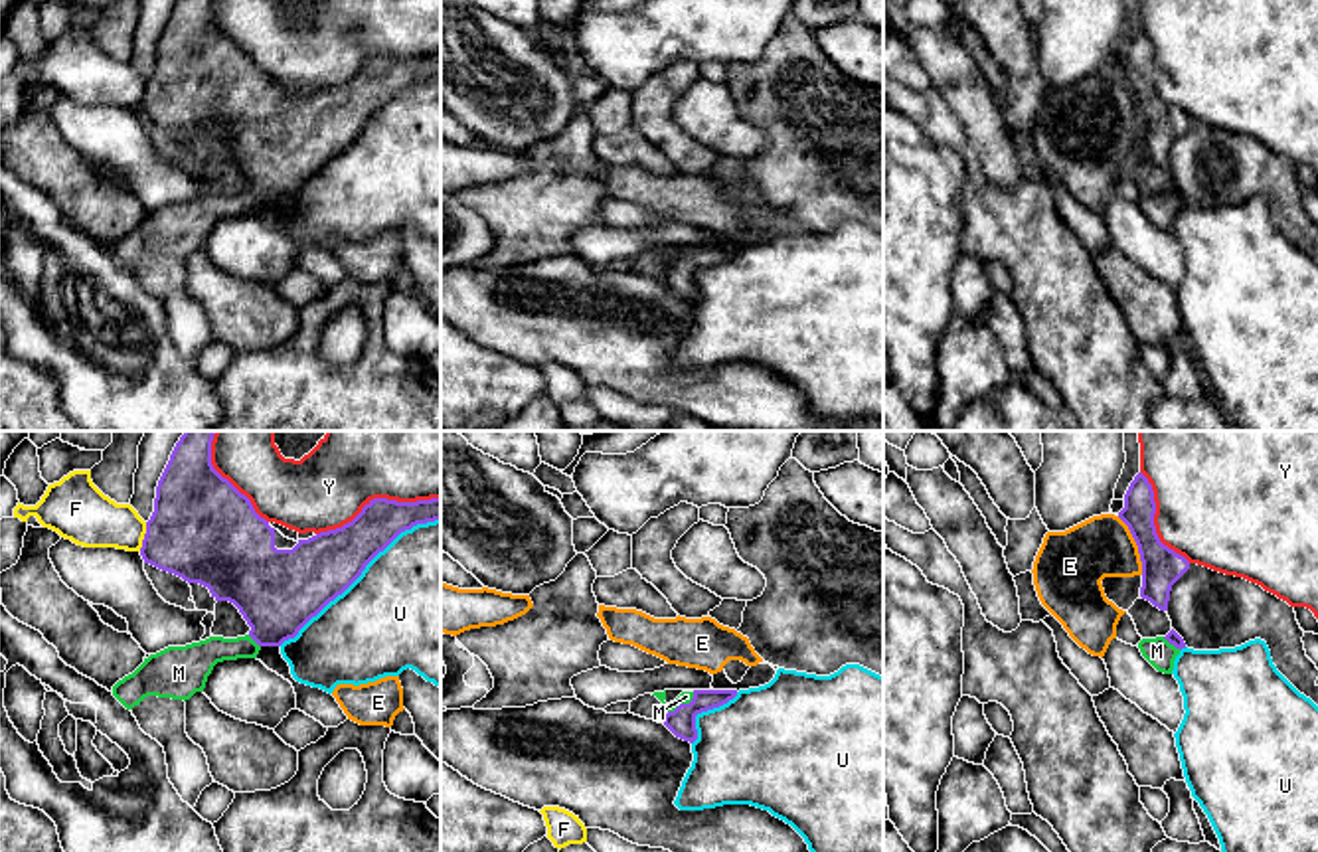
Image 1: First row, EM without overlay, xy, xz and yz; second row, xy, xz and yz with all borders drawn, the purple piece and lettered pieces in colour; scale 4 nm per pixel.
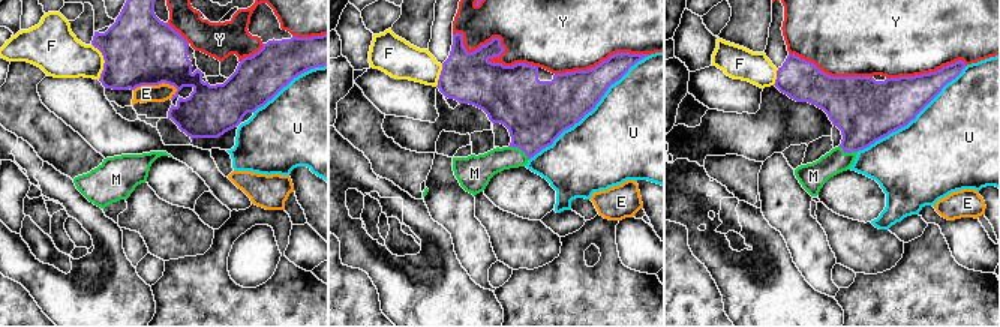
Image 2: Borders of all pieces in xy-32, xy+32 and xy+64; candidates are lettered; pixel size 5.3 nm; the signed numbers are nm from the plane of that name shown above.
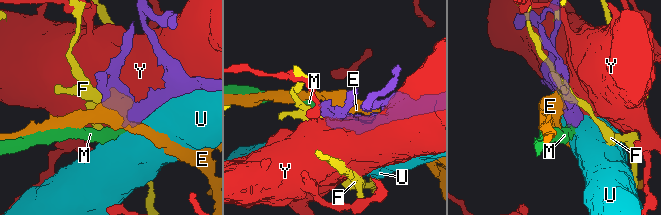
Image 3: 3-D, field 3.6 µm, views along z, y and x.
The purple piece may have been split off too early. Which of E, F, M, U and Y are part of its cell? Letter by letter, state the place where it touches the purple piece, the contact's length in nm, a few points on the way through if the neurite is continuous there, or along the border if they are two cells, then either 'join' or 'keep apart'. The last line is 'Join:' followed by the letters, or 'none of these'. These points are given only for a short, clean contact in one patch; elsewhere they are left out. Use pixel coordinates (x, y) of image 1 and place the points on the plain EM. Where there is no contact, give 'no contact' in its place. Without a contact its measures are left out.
E: contact yz (1137, 101); length 260 nm; border yz (1117, 74), (1137, 103), (1143, 131); keep apart
F: contact xy (145, 93); length 120 nm; border xy (147, 80), (139, 107); keep apart
M: contact xz (682, 261); length 140 nm; way xz (680, 279), (682, 261), (686, 254); join
U: contact xy (360, 131); length 850 nm; keep apart
Y: contact xy (378, 56); length 550 nm; keep apart
Join: M

